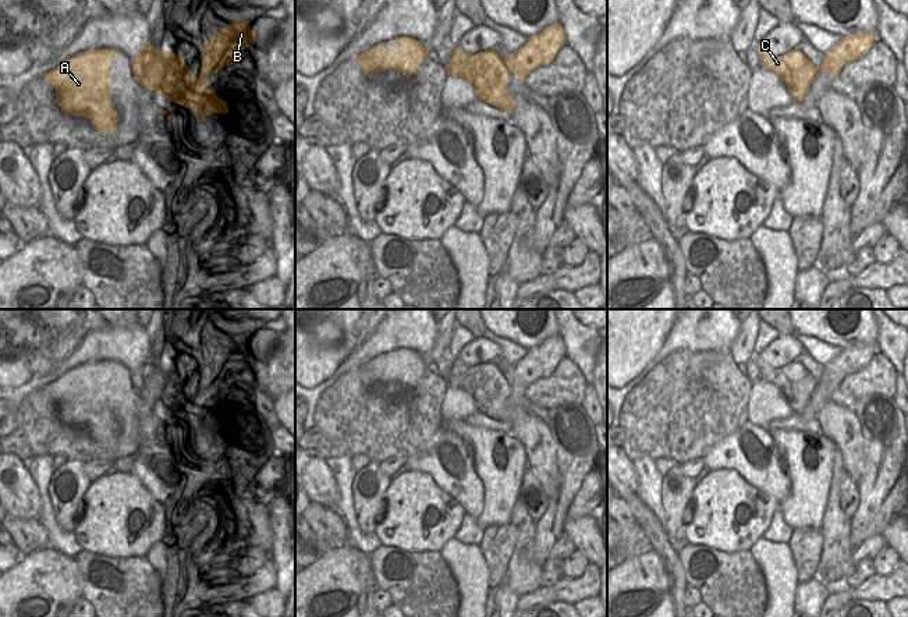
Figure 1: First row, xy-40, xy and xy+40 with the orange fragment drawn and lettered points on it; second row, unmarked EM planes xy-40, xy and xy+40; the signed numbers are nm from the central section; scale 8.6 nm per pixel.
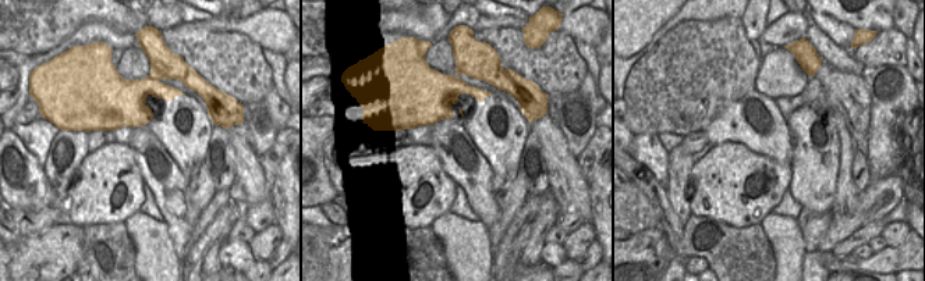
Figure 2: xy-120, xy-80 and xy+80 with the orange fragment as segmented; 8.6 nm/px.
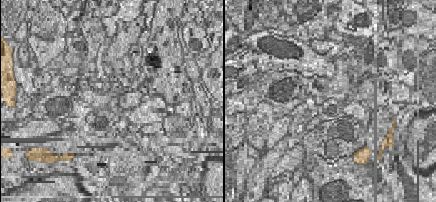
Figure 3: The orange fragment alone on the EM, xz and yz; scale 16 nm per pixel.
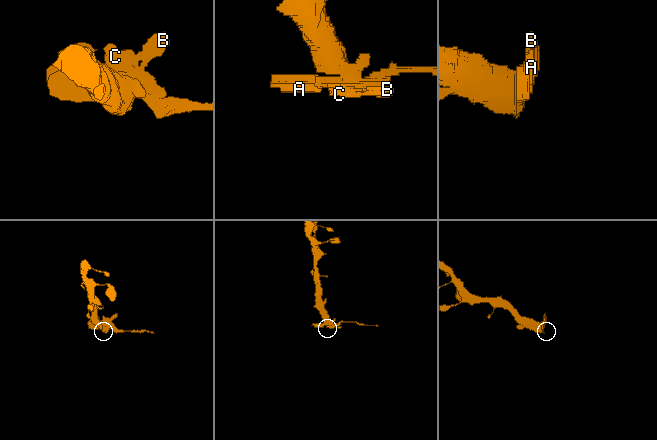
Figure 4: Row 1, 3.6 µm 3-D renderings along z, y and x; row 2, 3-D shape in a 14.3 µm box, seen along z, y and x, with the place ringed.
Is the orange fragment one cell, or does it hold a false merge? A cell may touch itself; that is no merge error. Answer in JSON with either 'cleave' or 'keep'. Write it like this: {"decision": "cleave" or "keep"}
{"decision": "keep"}

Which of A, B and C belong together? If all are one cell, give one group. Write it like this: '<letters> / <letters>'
A B C

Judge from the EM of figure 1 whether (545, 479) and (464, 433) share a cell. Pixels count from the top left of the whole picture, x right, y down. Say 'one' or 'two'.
two

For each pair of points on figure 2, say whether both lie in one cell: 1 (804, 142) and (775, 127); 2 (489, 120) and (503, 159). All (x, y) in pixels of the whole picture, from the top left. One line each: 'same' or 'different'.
1: different
2: same

